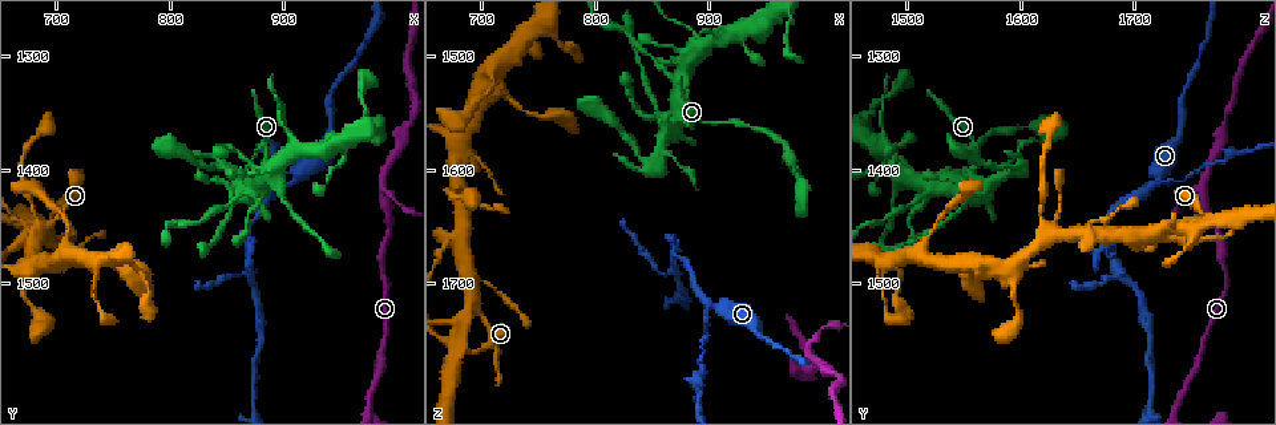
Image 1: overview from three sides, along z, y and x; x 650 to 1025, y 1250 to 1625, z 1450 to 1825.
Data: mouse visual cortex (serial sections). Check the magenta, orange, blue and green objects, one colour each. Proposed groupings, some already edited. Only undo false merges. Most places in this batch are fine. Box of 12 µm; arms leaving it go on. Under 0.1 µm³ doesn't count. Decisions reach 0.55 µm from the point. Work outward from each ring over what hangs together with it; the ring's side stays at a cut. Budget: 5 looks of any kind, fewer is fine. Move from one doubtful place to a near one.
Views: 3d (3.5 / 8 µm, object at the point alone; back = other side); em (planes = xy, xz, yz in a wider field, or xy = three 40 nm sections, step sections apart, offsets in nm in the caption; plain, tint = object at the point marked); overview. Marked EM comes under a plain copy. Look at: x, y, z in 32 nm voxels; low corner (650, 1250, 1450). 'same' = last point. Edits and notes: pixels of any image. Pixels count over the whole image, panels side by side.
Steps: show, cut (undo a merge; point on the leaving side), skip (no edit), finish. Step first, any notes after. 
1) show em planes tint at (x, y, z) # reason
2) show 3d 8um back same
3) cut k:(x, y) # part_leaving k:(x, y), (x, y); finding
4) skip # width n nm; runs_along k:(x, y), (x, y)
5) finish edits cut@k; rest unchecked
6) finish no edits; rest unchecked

show 3d 8um at (904, 1414, 1722)

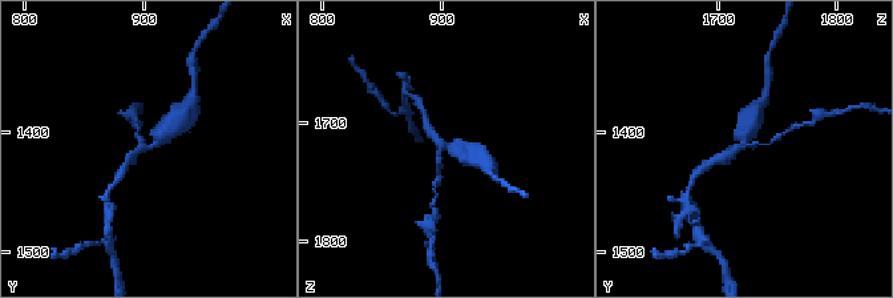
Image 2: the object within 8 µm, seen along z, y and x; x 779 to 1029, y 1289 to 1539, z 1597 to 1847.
show 3d 3.5um at (900, 1412, 1720)

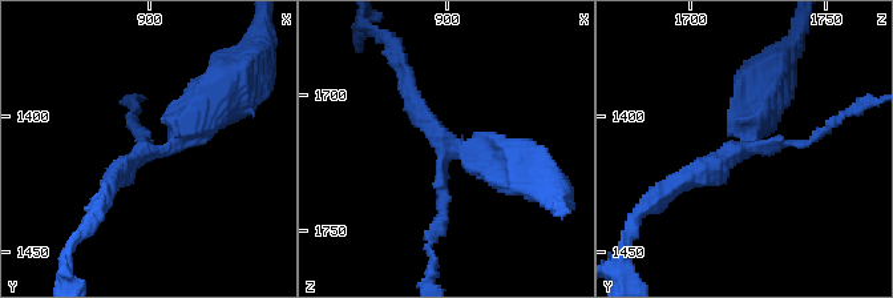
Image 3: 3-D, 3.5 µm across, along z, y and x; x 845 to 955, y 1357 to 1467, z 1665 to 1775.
show em xy step 3 tint at (903, 1413, 1720) # arms 3; arm_widths 150, 200, 500 nm

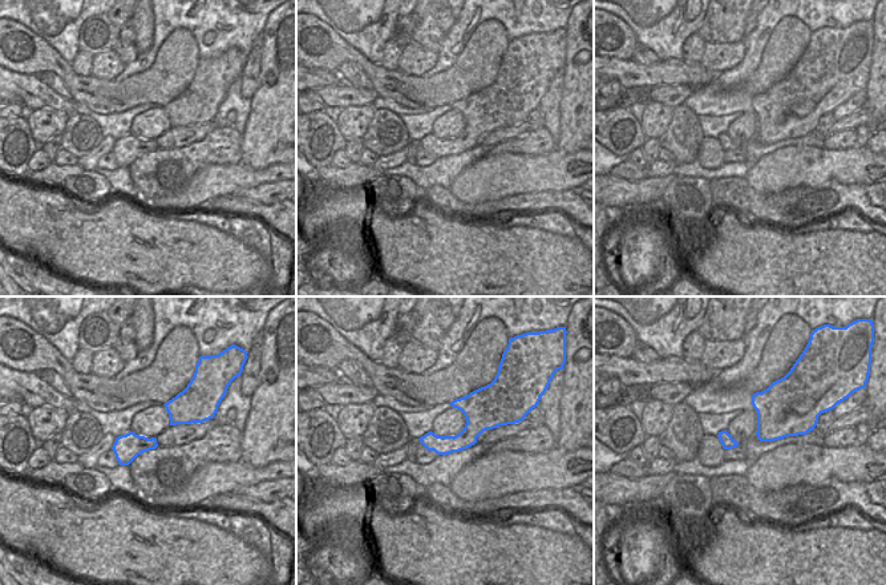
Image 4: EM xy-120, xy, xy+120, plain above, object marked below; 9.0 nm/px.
skip # runs_along 3:(217, 97), (110, 184); one cell here

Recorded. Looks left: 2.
show 3d 8um back at (750, 1478, 1476) # abrupt turn

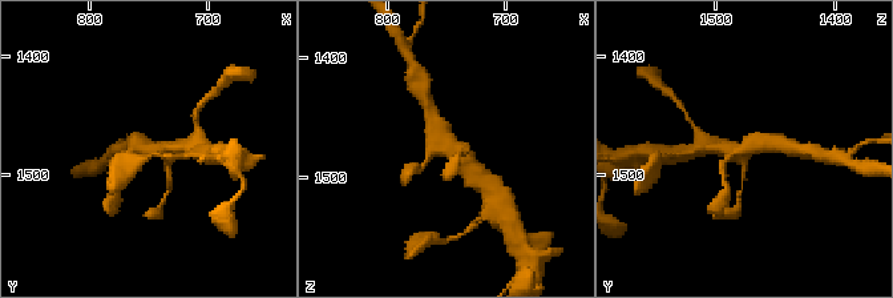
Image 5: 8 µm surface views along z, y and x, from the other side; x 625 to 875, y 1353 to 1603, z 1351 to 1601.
show em xy step 2 tint at (752, 1480, 1478) # arms 4; arm_widths 200, 250, 450, 500 nm; shape alone is not enough

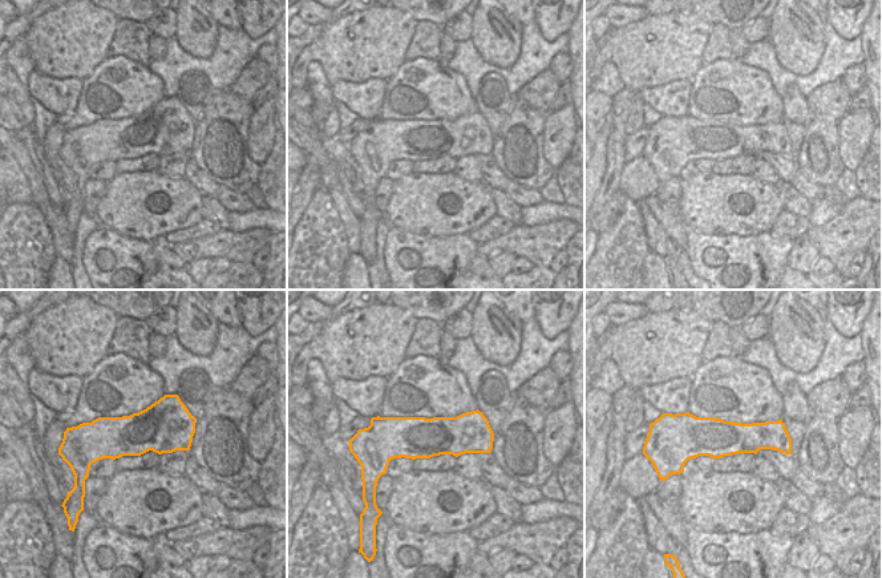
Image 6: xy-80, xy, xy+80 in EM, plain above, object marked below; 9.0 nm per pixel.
skip # all the same cell

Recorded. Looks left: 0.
finish no edits; rest unchecked

